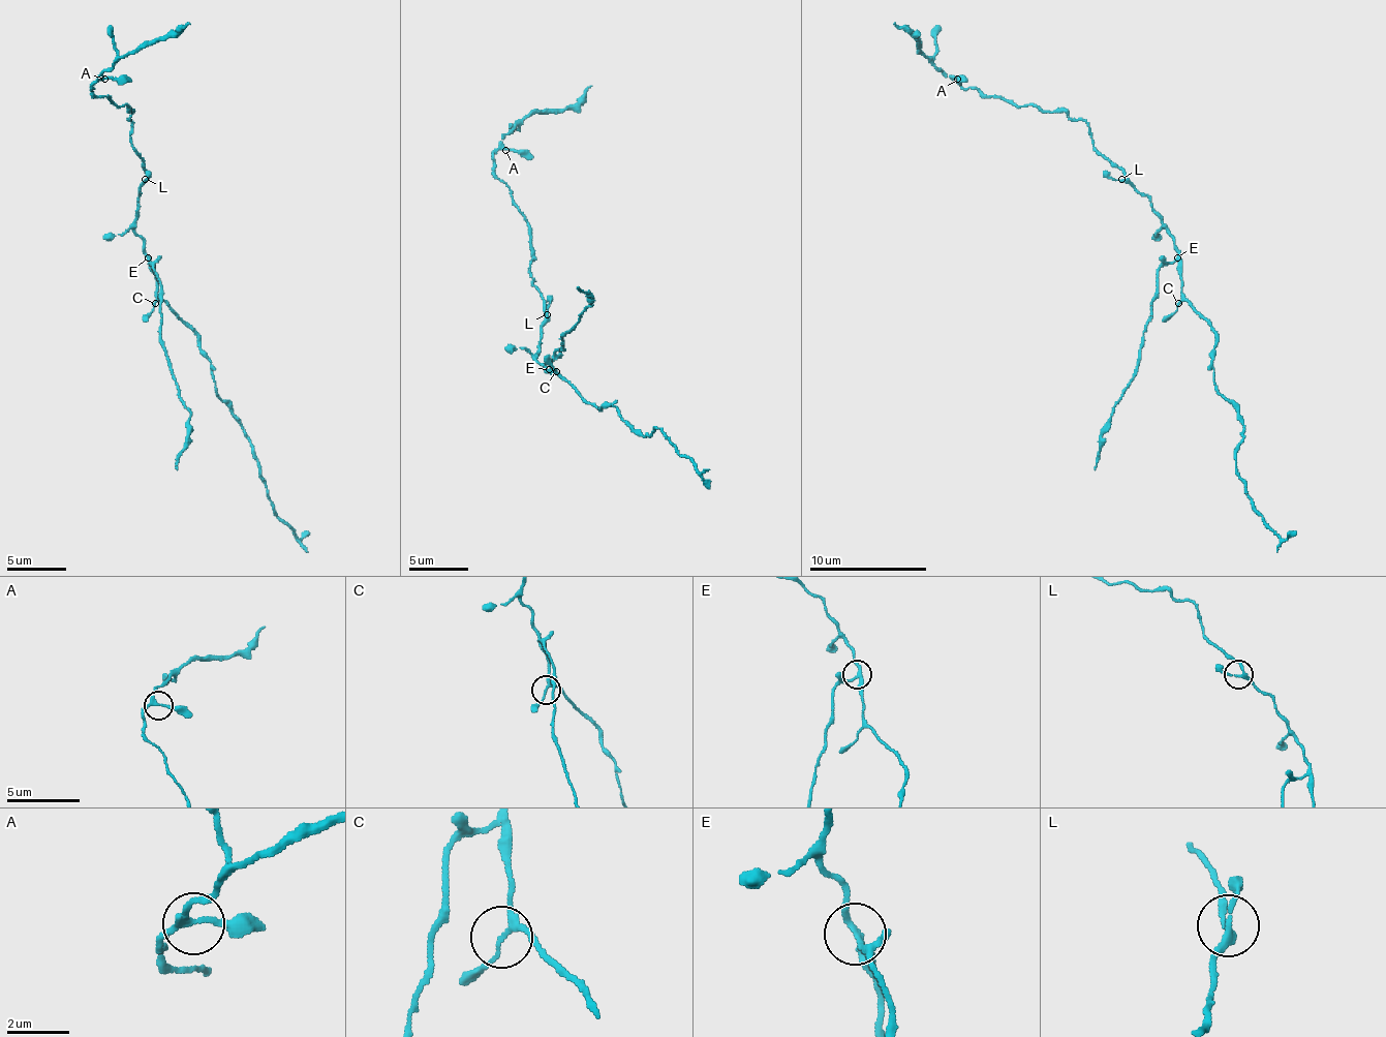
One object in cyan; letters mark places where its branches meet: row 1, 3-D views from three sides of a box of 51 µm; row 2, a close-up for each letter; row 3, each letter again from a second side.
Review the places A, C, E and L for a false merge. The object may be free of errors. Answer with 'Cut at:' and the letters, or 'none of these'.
Cut at: E

